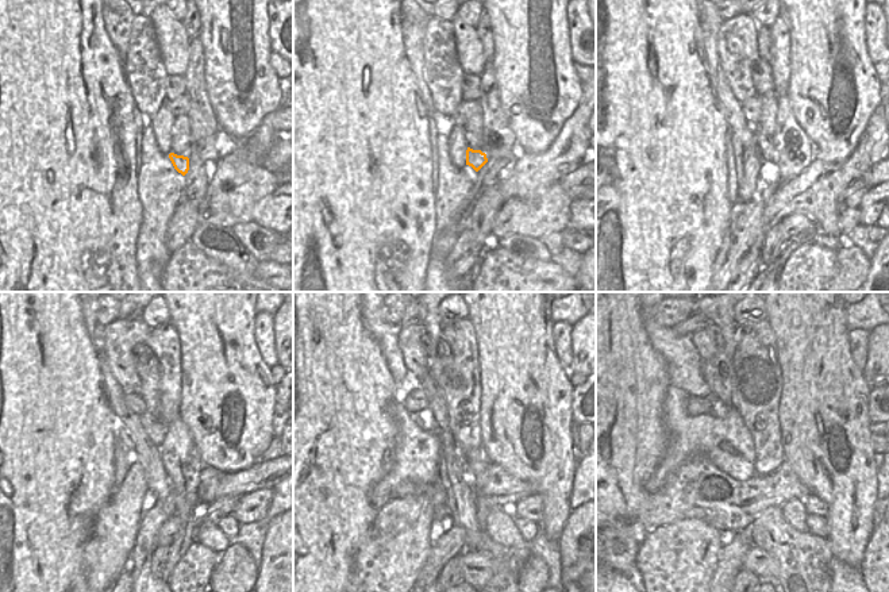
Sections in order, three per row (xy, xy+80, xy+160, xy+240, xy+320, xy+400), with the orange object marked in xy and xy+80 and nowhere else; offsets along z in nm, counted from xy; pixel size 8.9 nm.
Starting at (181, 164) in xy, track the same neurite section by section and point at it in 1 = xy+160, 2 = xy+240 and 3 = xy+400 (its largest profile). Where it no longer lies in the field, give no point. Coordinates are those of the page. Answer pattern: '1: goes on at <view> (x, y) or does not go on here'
1: goes on at xy+160 (766, 146)
2: goes on at xy+240 (157, 430)
3: goes on at xy+400 (718, 373)

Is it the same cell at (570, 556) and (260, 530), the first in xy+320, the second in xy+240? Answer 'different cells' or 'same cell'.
different cells

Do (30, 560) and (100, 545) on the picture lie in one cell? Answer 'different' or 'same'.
different

